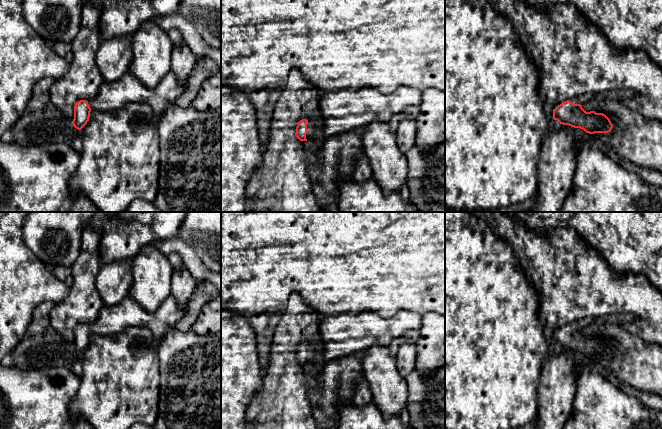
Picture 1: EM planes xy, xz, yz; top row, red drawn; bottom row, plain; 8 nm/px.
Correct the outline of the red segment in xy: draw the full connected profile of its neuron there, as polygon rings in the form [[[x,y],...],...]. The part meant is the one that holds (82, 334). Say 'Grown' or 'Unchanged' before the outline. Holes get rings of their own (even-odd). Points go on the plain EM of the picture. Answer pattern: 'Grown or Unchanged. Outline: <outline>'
Grown. Outline: [[[171,294],[155,312],[147,312],[128,295],[117,305],[104,305],[92,324],[76,326],[72,348],[81,354],[89,345],[91,335],[114,335],[133,326],[149,329],[153,336],[161,341],[187,312],[188,304],[181,308]]]

